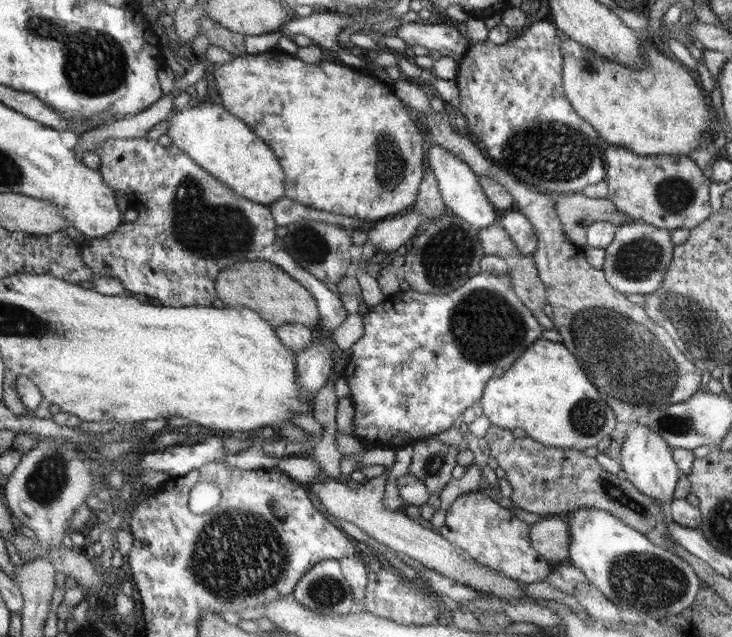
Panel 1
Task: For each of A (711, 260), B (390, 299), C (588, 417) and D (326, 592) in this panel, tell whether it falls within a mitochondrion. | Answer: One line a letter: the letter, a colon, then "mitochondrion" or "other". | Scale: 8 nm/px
A: other
B: other
C: mitochondrion
D: mitochondrion

